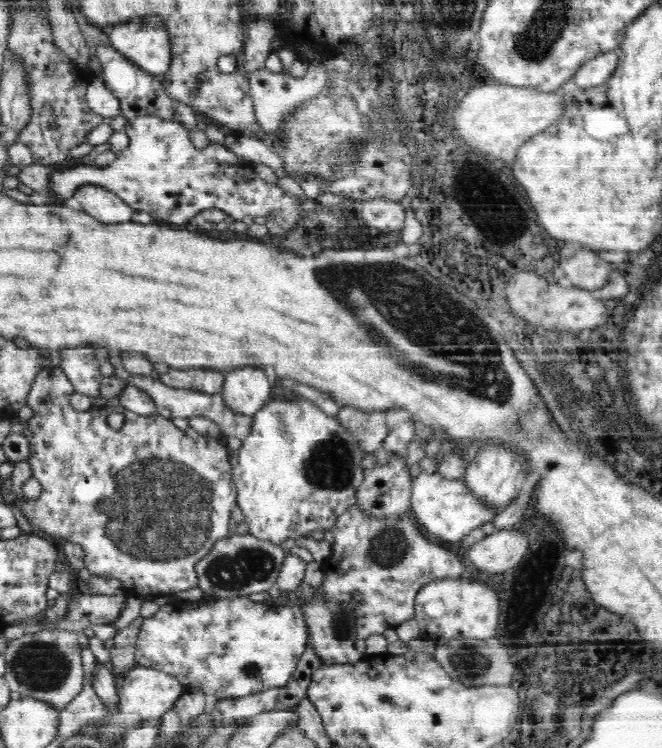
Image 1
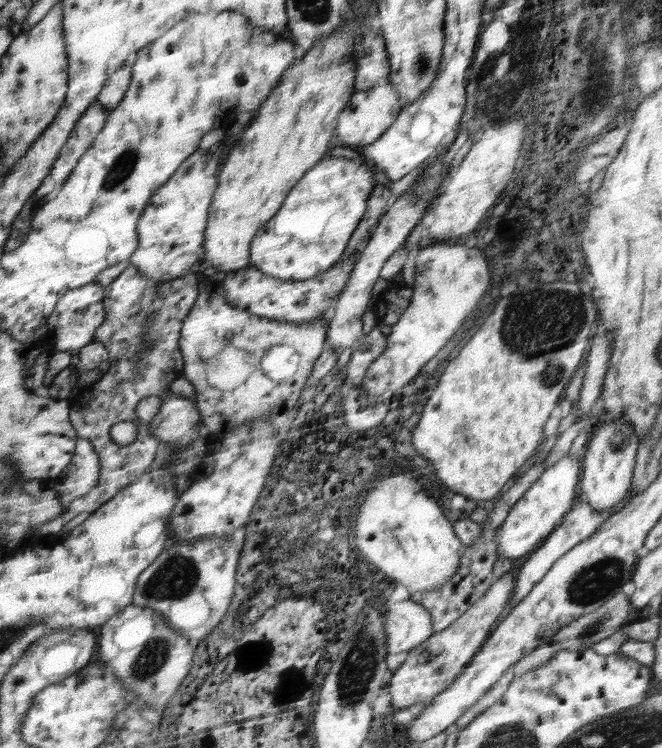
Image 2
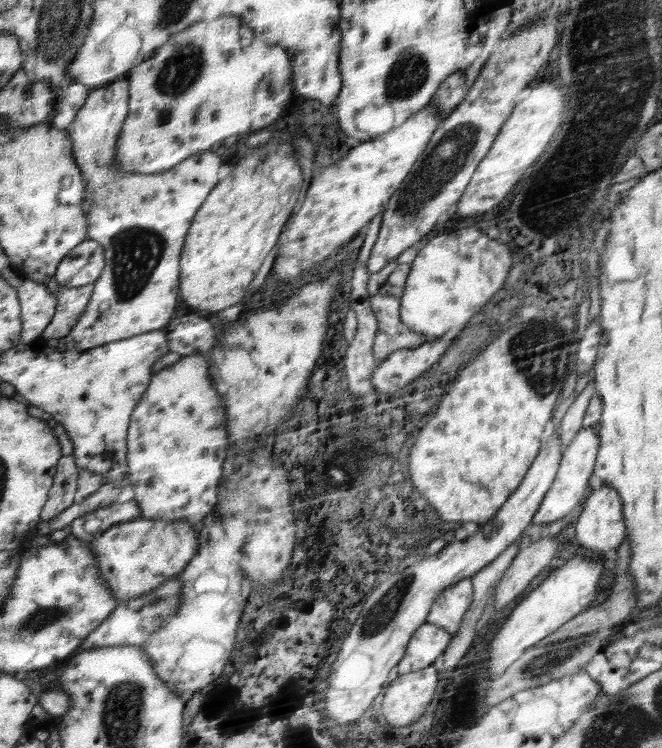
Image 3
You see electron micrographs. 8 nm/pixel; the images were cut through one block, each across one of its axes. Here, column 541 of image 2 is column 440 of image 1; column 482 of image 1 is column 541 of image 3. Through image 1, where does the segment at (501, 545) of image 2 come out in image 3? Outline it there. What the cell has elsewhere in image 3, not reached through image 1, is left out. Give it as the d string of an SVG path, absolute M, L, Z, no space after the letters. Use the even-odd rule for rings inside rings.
M582 427L575 438L572 439L572 442L566 446L566 450L563 451L558 477L551 484L551 488L540 505L539 511L531 520L532 524L556 522L558 518L564 518L572 508L576 508L580 504L582 496L586 494L588 480L590 480L592 472L595 472L594 462L597 462L596 454L599 454L596 432L592 430L592 427Z

